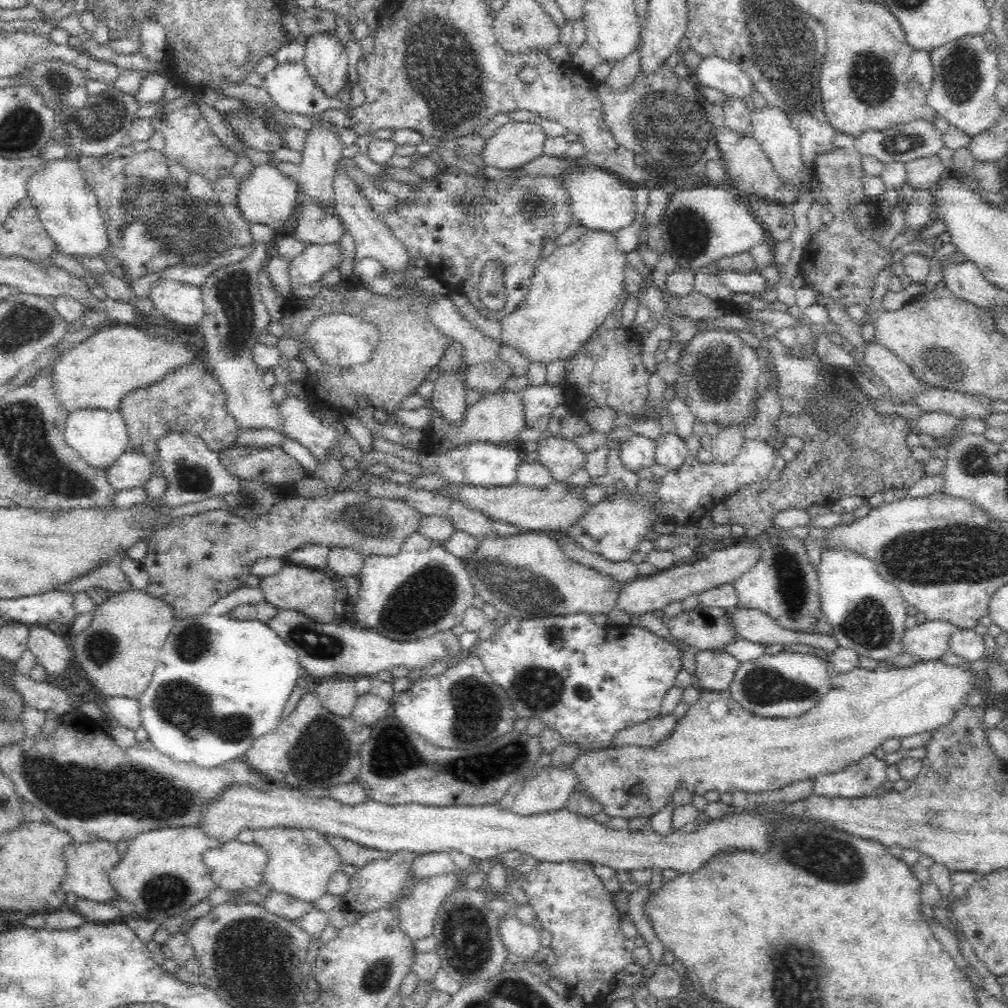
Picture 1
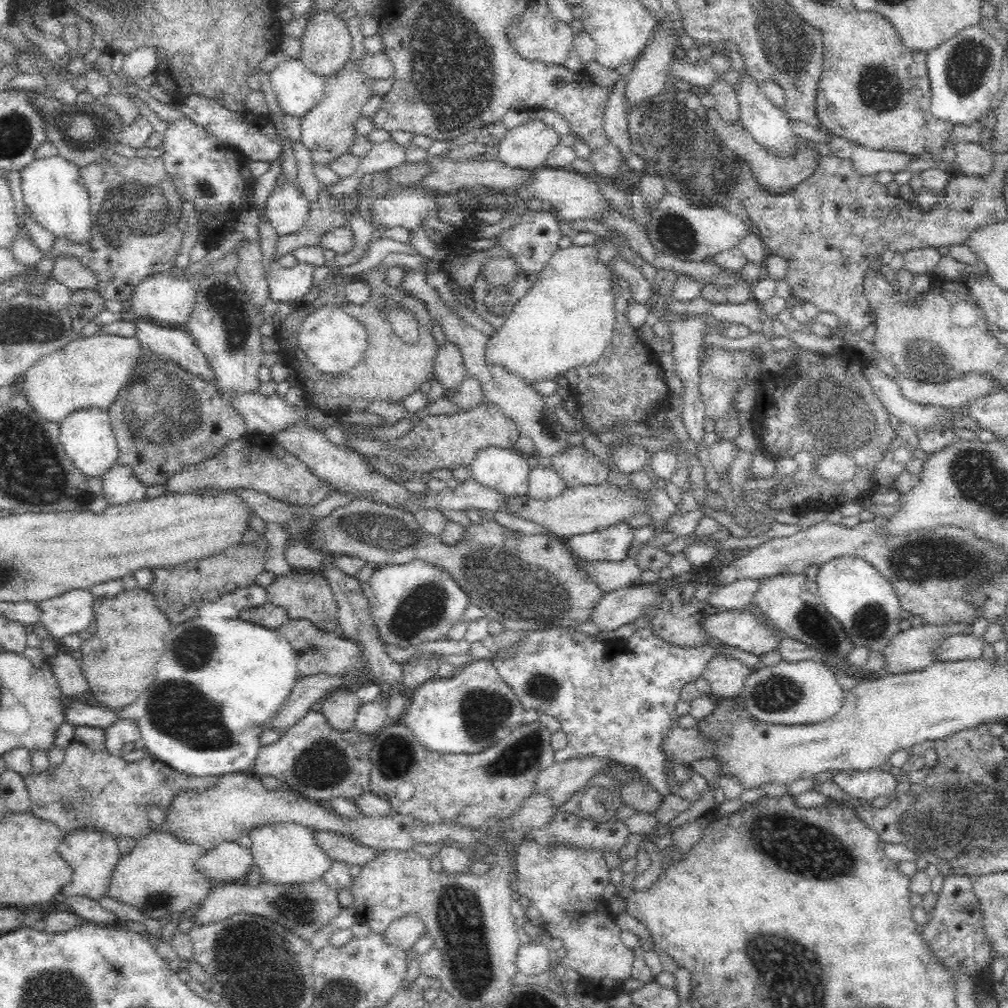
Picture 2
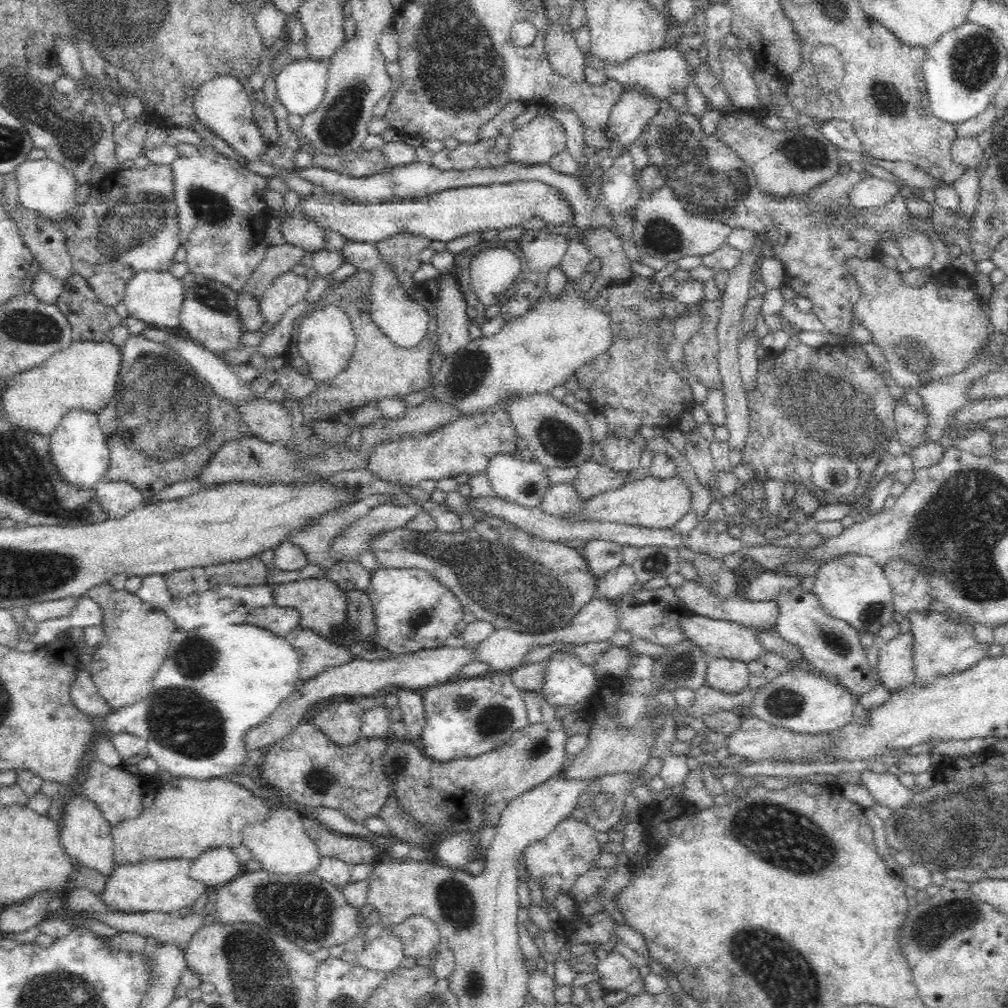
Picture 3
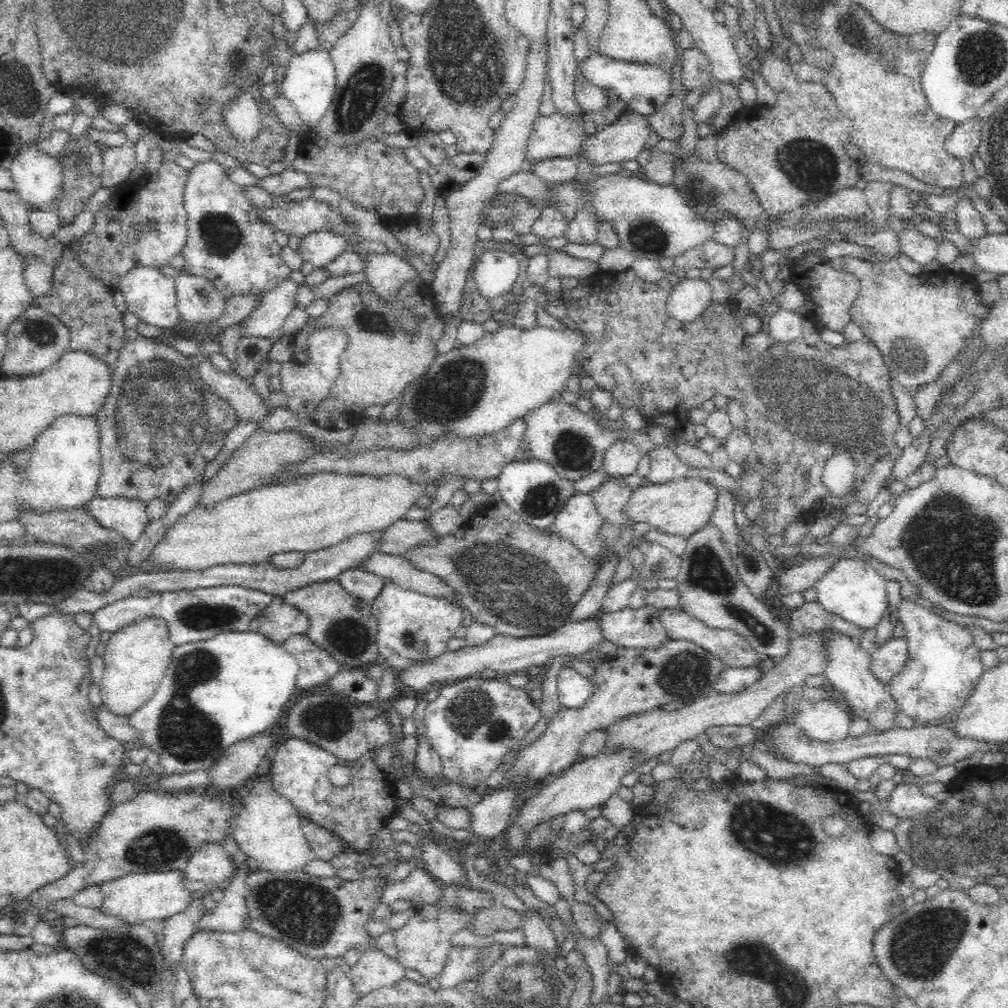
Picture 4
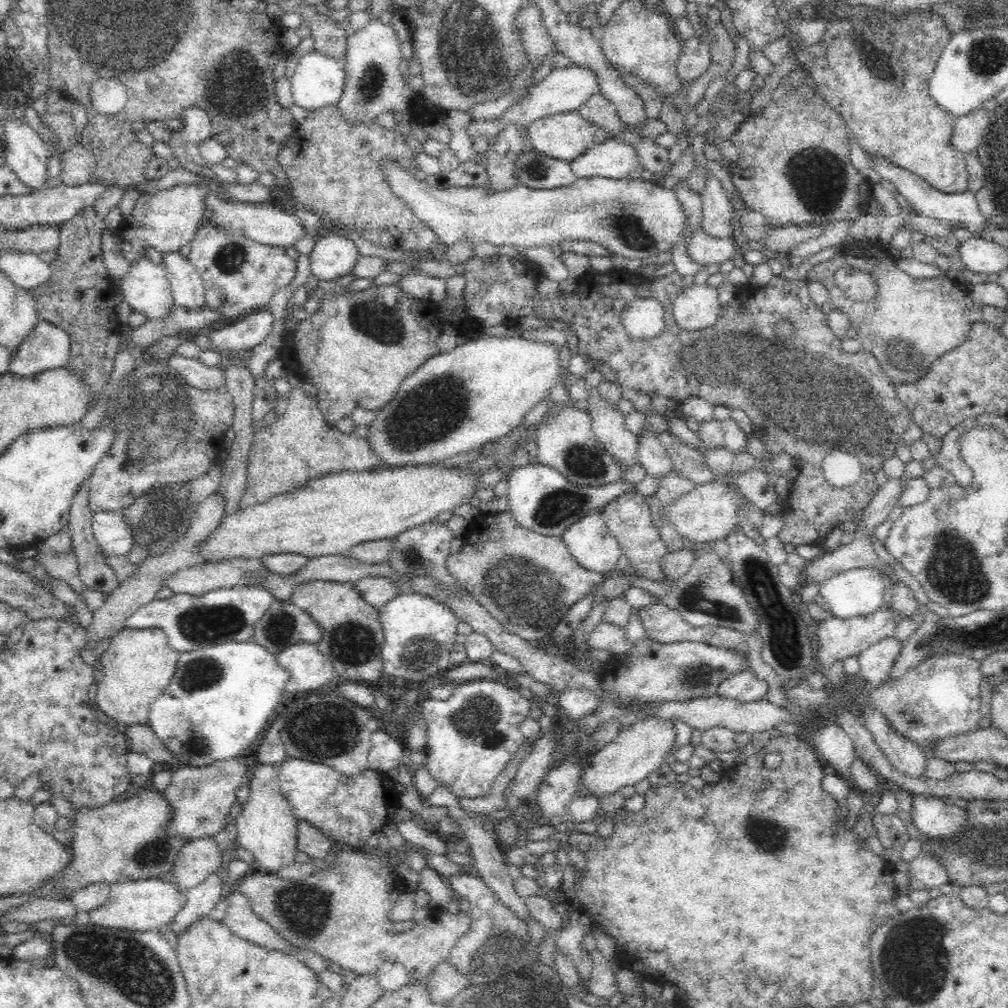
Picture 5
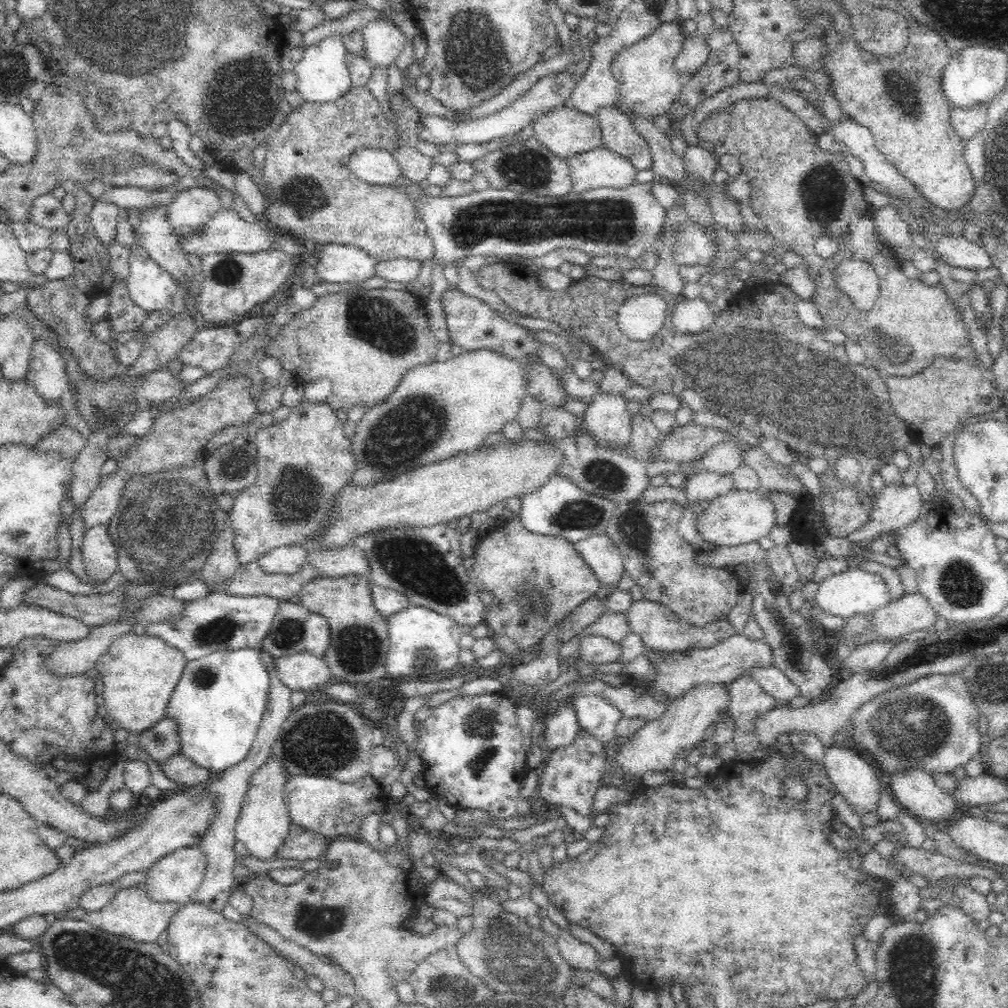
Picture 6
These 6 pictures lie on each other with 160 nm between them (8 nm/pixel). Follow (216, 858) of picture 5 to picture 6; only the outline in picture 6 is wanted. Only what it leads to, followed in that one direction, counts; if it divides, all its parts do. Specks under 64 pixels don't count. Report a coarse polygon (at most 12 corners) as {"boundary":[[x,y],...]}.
{"boundary":[[200,845],[163,856],[148,869],[153,900],[182,906],[202,884]]}

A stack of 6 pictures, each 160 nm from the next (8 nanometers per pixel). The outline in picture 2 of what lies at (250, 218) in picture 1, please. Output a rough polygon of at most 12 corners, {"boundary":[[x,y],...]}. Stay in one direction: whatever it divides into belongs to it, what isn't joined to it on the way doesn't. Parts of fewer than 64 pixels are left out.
{"boundary":[[297,183],[275,184],[264,216],[280,236],[306,224],[309,202]]}

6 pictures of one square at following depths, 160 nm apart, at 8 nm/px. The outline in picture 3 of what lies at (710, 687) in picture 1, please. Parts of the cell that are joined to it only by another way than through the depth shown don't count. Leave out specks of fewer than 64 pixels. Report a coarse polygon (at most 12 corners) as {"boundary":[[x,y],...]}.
{"boundary":[[716,657],[706,683],[723,694],[747,688],[748,663]]}

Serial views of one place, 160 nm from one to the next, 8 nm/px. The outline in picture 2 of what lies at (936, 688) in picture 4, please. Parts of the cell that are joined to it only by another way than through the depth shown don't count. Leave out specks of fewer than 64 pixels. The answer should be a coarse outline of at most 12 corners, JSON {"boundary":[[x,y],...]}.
{"boundary":[[950,634],[936,661],[982,658],[985,642],[974,634]]}

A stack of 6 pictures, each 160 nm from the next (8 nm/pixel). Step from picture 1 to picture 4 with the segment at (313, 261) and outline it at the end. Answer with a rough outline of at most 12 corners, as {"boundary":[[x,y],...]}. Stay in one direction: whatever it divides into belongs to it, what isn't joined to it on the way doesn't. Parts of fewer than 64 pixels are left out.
{"boundary":[[282,279],[242,323],[242,336],[273,339],[296,308],[298,284]]}

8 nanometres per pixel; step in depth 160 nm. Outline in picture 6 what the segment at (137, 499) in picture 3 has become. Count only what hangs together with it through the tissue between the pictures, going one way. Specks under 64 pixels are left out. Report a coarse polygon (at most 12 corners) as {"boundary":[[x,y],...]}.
{"boundary":[[107,524],[86,529],[81,551],[88,584],[119,569]]}

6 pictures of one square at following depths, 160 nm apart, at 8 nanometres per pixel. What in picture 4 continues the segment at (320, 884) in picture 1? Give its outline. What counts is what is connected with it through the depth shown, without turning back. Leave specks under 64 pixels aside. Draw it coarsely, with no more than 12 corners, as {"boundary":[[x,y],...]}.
{"boundary":[[265,770],[237,811],[234,842],[260,871],[304,868],[312,849]]}

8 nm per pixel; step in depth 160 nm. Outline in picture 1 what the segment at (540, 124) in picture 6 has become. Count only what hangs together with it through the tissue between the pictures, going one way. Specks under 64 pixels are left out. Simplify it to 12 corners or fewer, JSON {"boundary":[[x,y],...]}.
{"boundary":[[508,121],[482,143],[484,164],[506,170],[543,152],[539,122]]}

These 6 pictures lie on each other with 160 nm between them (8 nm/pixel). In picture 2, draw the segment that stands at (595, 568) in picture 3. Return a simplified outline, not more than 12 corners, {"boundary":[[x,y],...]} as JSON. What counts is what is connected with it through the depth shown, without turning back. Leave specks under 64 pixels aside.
{"boundary":[[618,521],[563,541],[575,558],[620,562],[635,522]]}

